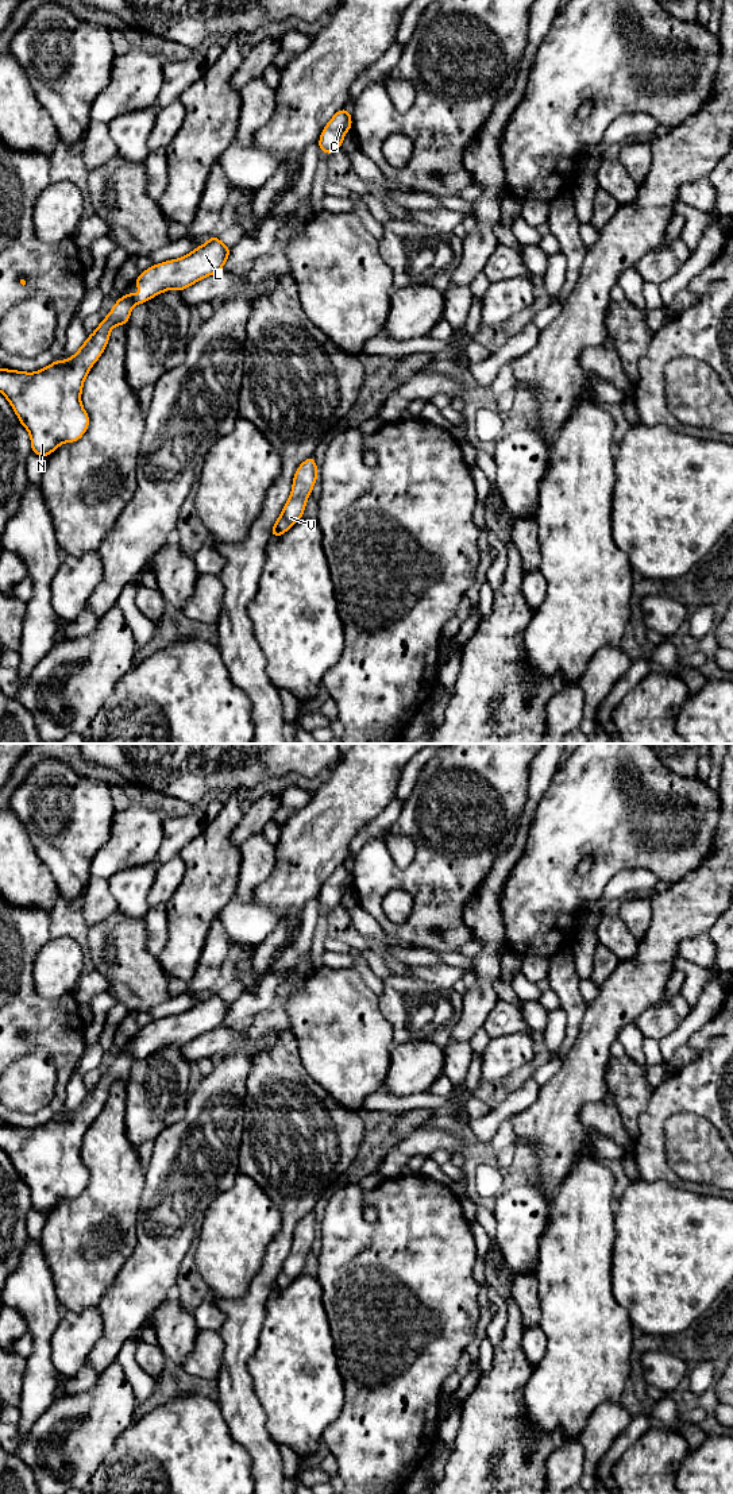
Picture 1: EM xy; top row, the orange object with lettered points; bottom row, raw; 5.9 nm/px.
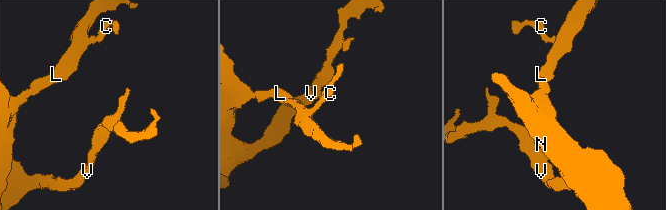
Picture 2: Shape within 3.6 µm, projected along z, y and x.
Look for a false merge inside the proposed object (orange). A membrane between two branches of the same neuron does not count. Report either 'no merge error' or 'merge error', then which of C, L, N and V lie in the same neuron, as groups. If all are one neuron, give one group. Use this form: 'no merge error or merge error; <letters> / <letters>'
no merge error; C L N V

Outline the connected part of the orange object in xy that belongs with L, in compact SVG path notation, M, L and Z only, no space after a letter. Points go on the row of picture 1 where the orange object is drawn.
M216 235L198 246L188 255L154 265L144 270L135 281L135 287L144 289L144 294L126 293L117 298L109 314L103 319L97 329L88 336L81 348L67 360L55 360L47 367L24 372L16 370L0 370L0 393L8 399L20 424L28 431L32 453L49 456L63 443L74 443L82 437L89 426L89 416L81 404L84 381L92 366L101 356L109 340L109 333L115 325L127 325L135 304L144 304L153 297L174 289L185 290L200 279L223 271L231 248L223 244Z

